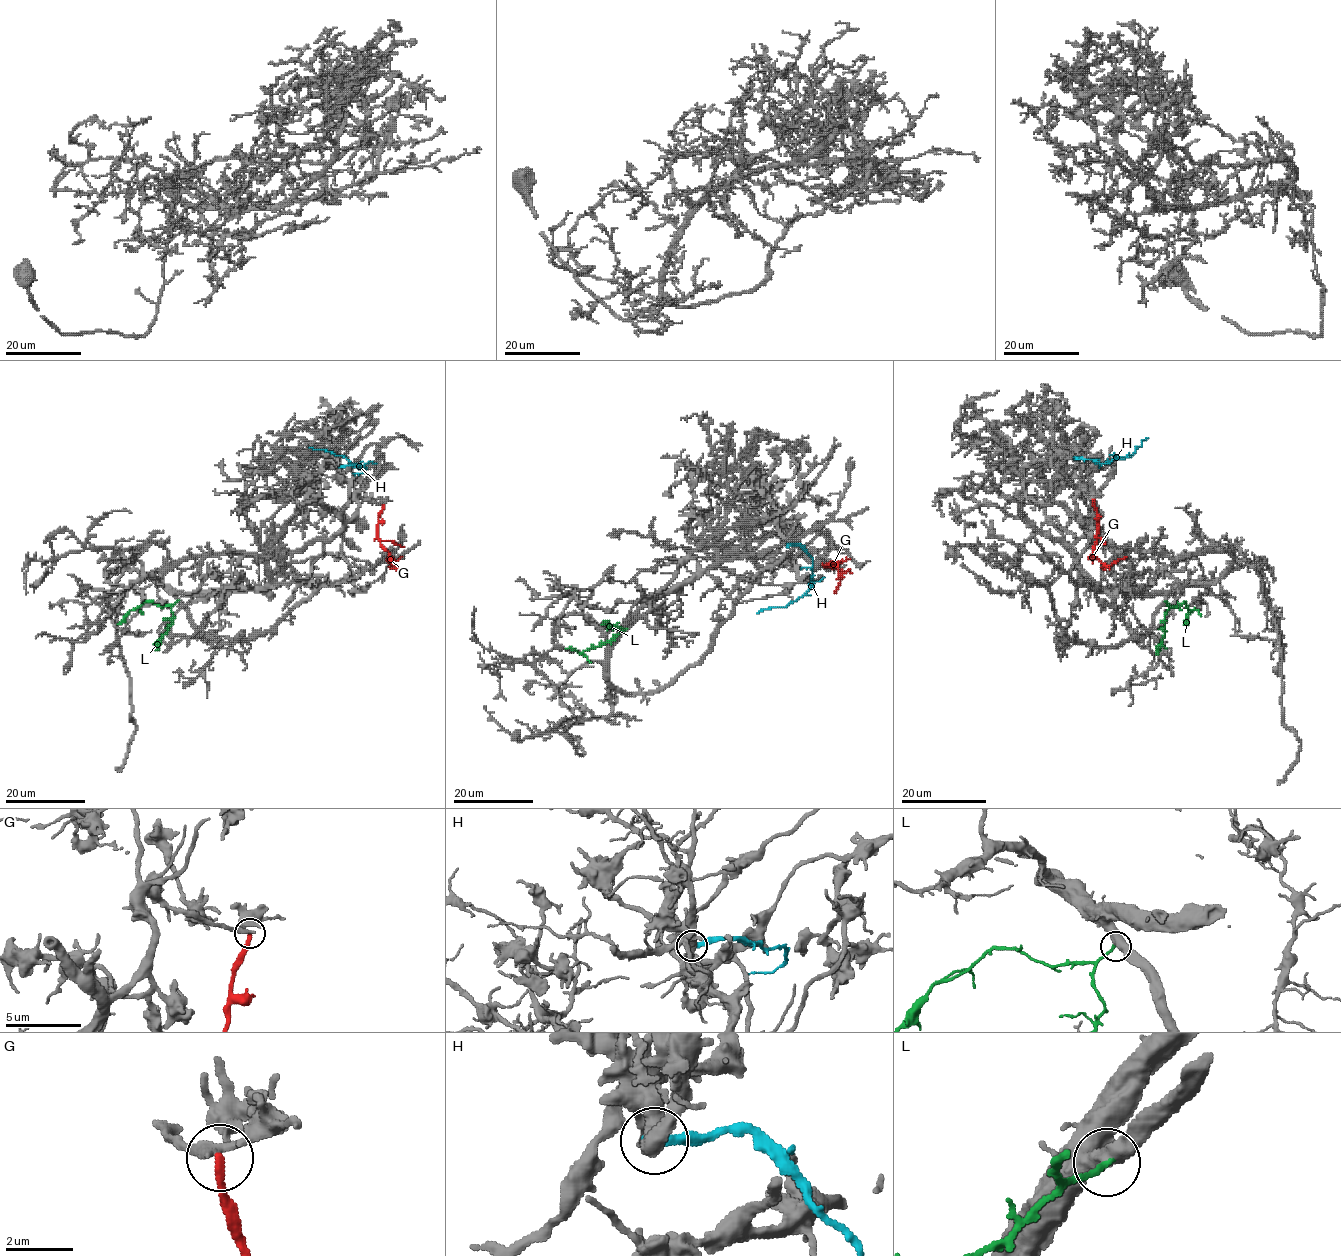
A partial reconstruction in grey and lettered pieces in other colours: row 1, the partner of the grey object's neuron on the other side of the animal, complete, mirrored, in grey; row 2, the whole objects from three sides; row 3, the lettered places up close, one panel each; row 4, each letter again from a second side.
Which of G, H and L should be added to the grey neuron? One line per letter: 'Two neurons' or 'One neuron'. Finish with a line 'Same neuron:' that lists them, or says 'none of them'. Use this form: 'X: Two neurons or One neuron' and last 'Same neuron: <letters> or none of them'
G: Two neurons
H: Two neurons
L: One neuron
Same neuron: L

